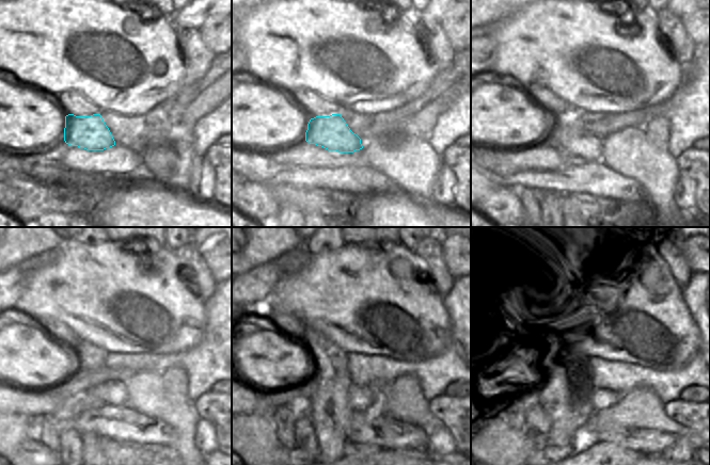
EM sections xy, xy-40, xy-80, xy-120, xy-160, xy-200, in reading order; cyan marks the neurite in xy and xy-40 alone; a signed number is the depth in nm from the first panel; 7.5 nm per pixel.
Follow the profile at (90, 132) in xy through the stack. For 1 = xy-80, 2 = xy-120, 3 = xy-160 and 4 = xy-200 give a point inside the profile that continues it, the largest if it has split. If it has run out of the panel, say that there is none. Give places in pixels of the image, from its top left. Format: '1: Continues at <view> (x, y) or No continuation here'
1: Continues at xy-80 (570, 134)
2: Continues at xy-120 (114, 393)
3: Continues at xy-160 (361, 398)
4: Continues at xy-200 (601, 399)

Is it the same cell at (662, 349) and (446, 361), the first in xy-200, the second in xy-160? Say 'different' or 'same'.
different

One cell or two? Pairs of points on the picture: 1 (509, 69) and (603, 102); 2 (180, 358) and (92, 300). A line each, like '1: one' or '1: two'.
1: one
2: two

